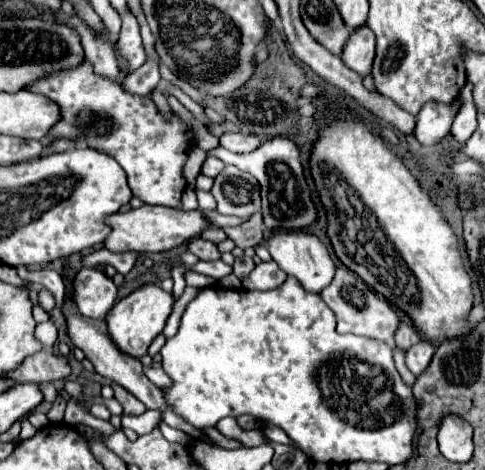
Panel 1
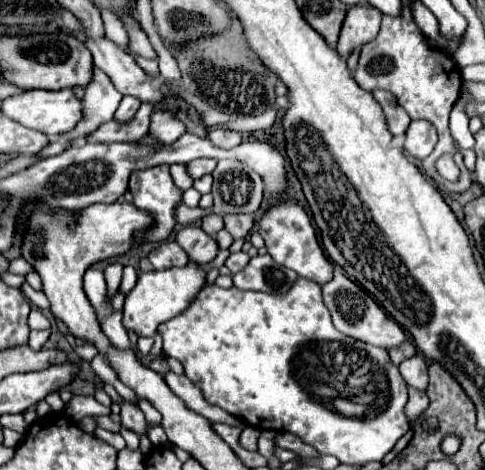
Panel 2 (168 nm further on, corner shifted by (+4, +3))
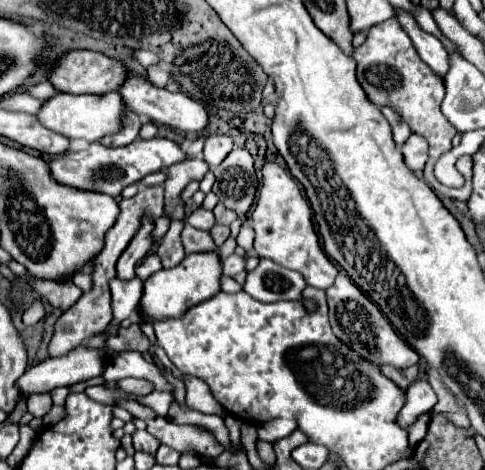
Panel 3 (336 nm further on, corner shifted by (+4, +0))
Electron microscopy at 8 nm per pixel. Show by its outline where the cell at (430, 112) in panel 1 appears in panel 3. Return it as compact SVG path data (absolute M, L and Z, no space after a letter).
M412 134L408 138L408 142L402 146L402 156L410 170L422 170L428 160L426 140L422 140L422 136L418 136L418 134Z

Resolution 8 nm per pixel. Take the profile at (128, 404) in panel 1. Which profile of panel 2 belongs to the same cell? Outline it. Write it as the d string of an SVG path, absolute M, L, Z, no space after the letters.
M122 401L120 403L120 417L122 417L122 425L126 425L128 429L134 429L136 433L144 435L144 413L140 411L140 407L136 403L128 403L128 401Z

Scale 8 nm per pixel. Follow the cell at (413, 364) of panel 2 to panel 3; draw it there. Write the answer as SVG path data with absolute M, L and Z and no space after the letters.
M416 380L408 390L406 390L406 402L398 414L398 426L408 430L416 422L416 418L424 412L430 412L436 404L436 394L432 386L426 380Z

